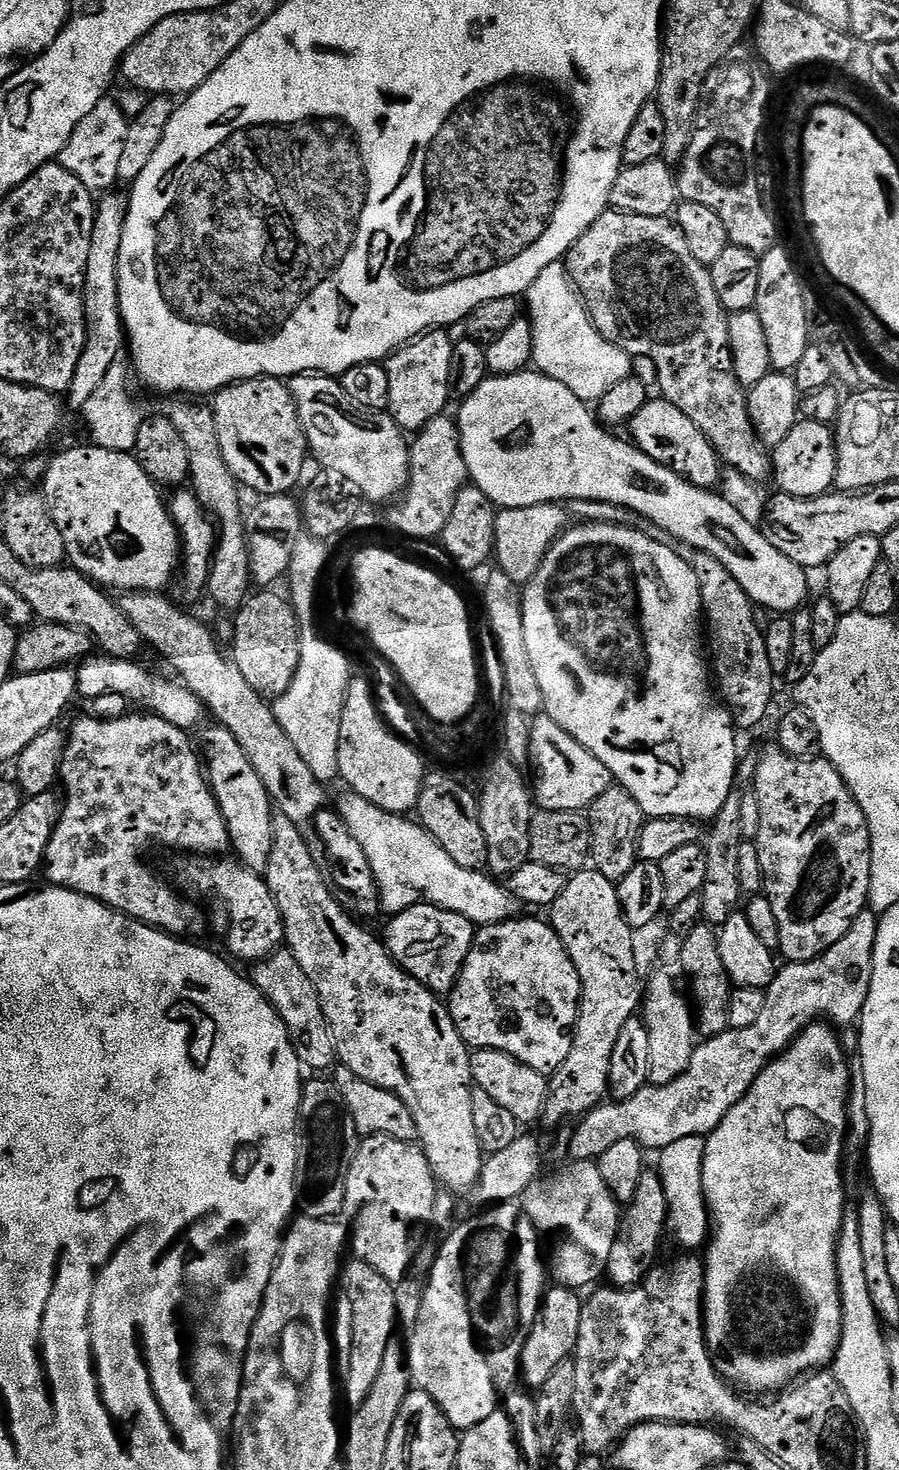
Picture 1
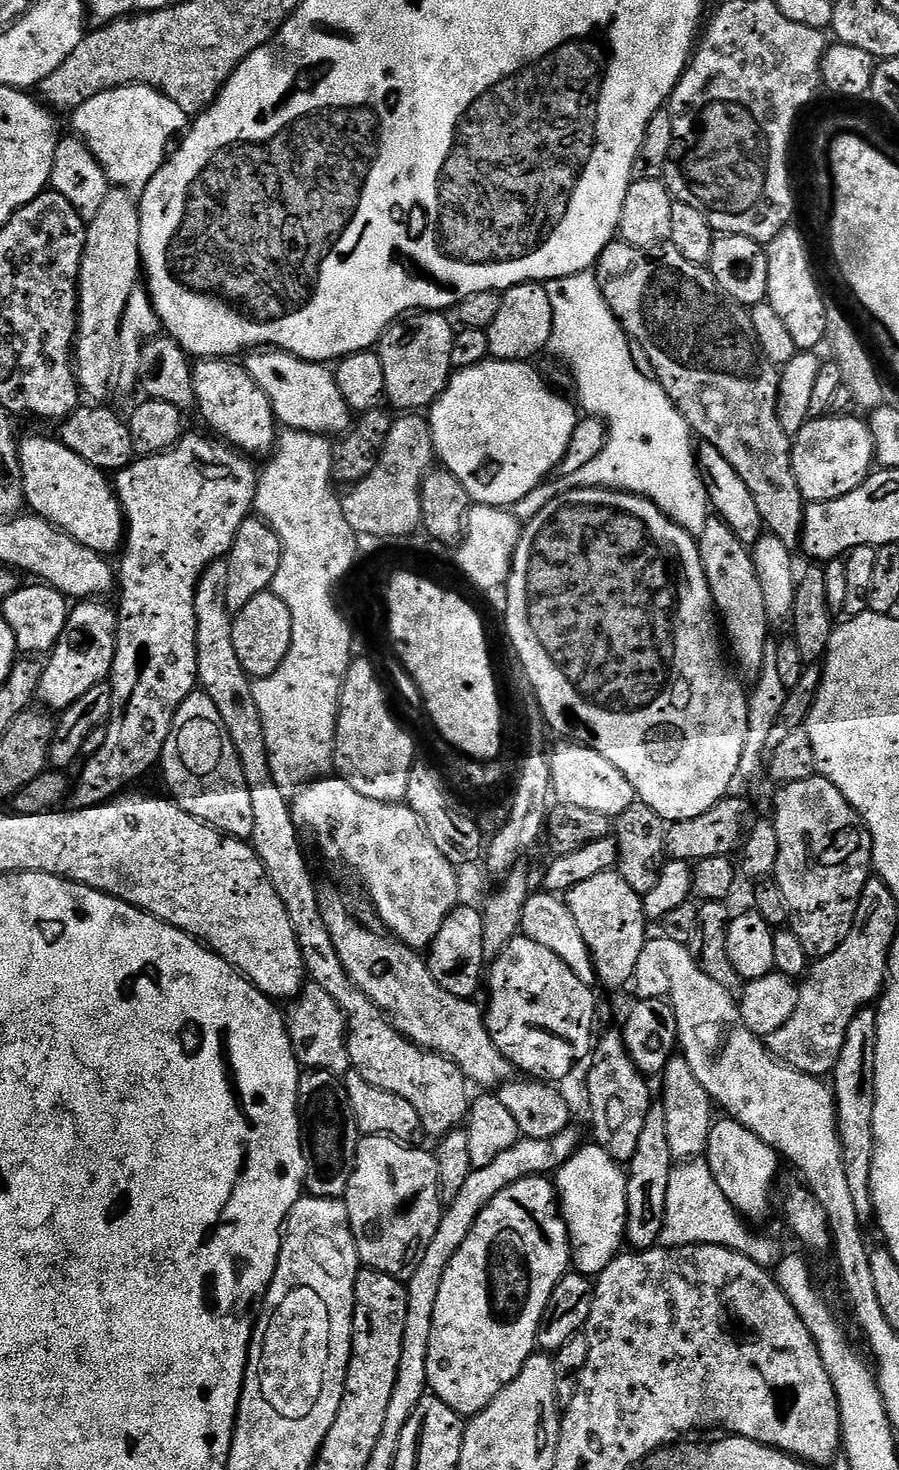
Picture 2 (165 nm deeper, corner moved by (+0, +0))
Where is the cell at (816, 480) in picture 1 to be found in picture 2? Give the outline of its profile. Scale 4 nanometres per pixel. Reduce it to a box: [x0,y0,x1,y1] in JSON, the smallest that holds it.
[792,414,874,502]

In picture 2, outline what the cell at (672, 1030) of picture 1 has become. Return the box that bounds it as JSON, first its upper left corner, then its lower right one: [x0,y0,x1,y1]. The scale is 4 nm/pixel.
[664,1055,714,1162]

